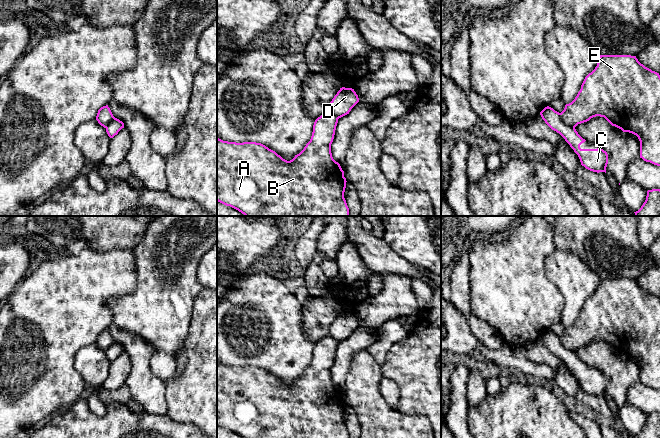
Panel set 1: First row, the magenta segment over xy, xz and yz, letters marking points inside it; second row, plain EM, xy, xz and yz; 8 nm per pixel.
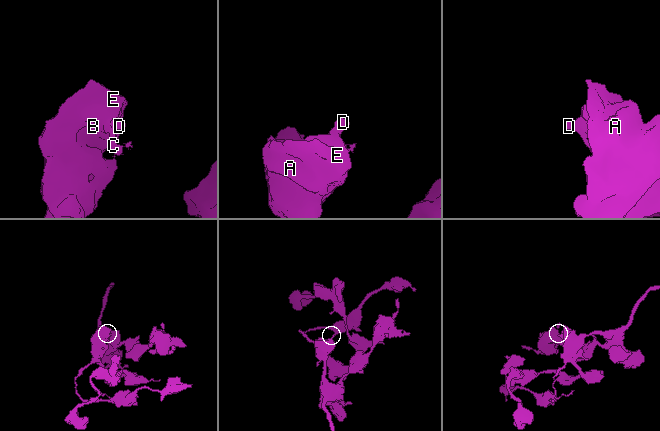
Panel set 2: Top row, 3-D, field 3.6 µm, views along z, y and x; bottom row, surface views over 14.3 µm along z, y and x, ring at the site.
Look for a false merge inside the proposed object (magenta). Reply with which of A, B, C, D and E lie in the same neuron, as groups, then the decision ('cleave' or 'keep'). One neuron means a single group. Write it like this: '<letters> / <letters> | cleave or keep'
A B E / C D | cleave

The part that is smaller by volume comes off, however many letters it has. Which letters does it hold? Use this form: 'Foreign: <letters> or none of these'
Foreign: C, D

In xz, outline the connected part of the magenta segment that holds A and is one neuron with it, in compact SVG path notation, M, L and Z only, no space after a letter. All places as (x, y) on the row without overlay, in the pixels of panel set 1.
M330 335L318 341L310 365L290 385L261 367L236 367L217 362L217 425L242 438L349 438L344 422L347 405L331 377L337 347L338 342Z

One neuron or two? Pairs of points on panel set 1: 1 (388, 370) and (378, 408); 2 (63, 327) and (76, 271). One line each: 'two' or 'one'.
1: two
2: one

